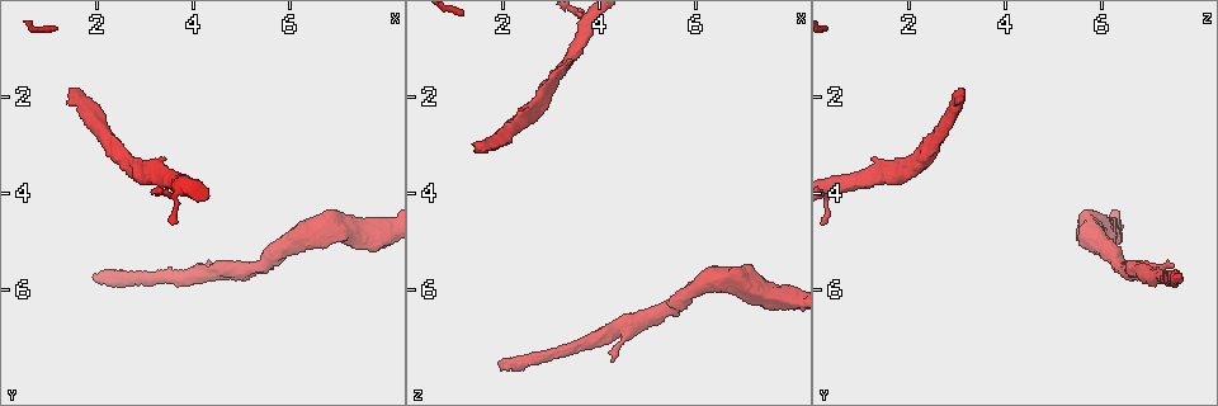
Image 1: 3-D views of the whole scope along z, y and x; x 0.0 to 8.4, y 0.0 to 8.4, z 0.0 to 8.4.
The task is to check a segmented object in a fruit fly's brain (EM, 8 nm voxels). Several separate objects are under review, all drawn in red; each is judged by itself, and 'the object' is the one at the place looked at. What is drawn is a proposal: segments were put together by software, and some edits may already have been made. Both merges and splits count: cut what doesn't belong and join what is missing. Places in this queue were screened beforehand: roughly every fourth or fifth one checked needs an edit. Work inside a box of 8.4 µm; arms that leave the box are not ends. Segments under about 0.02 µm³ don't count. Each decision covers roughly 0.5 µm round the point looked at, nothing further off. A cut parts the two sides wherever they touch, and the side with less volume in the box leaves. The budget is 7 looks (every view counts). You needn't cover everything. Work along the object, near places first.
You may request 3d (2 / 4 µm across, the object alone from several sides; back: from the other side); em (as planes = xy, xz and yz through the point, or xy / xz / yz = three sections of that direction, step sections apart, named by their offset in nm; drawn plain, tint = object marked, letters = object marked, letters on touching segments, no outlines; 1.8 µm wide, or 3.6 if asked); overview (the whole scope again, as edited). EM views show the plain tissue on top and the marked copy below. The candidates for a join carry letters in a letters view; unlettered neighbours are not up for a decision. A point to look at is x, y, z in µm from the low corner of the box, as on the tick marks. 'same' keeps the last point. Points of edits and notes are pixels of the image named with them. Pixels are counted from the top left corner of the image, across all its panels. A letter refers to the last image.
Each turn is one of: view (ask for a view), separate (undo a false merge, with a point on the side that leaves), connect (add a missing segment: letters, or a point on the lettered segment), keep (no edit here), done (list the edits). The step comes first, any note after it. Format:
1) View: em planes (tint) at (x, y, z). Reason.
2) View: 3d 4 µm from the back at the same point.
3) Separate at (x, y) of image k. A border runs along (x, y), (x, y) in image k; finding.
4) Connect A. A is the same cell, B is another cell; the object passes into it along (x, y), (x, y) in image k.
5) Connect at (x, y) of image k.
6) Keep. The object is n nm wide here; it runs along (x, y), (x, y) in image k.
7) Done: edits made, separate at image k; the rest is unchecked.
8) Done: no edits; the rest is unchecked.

View: 3d 2 µm at (1.40, 1.85, 3.15). An open end.

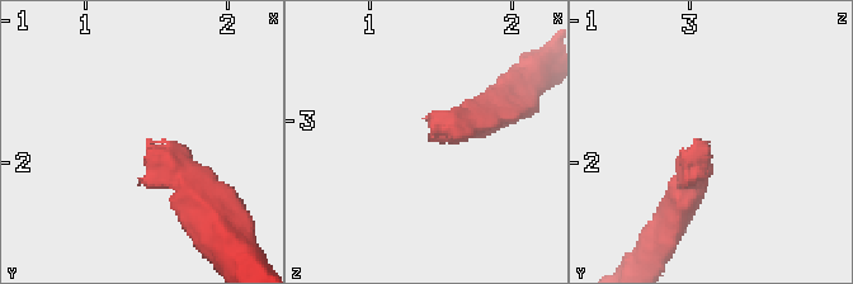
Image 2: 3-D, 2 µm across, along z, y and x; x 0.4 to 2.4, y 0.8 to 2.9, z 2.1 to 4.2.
View: em planes (letters) at (1.40, 1.84, 3.08).

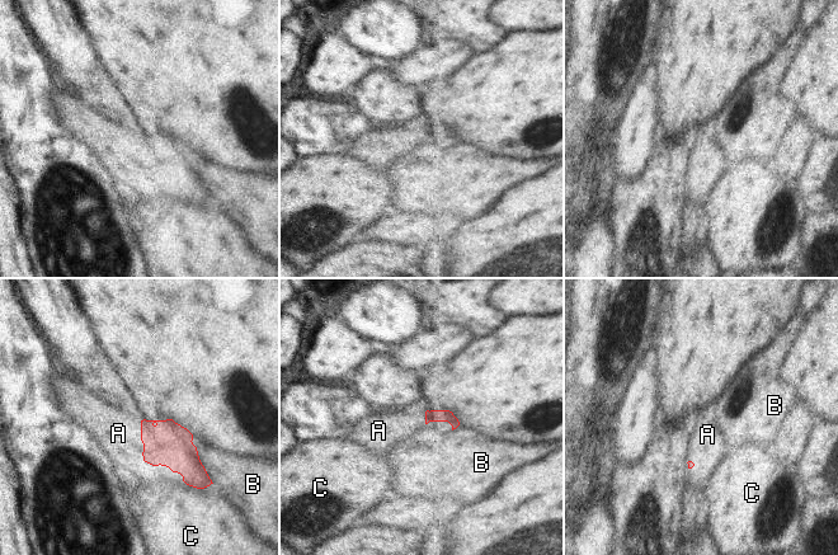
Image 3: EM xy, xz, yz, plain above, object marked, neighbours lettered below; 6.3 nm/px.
Connect A. The longest contact is with B, 260 nm; A is the same cell, B and C are other cells; the object passes into it along (168, 443), (141, 434), (118, 433) in image 3; it goes on there.

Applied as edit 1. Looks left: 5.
View: overview. Redraw.

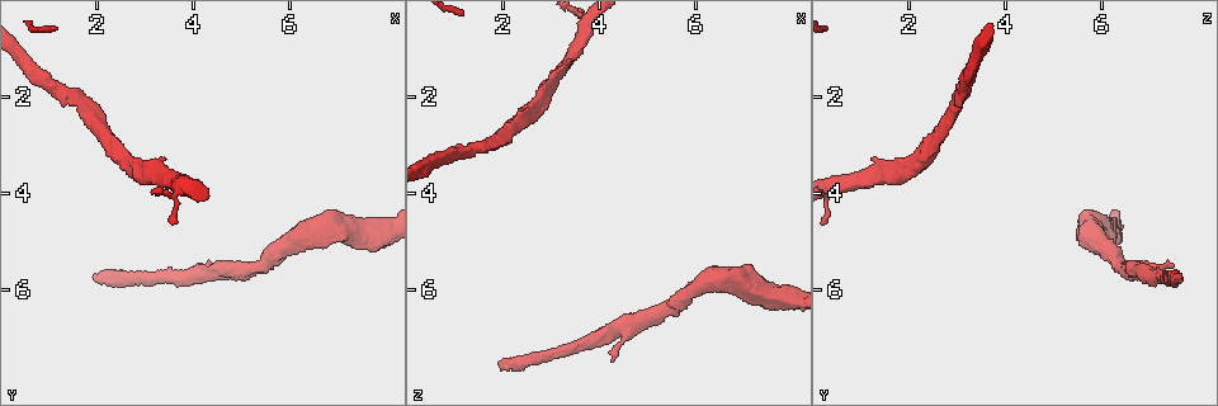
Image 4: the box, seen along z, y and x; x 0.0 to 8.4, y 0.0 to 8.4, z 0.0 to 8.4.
View: em xz step 8 (letters) at (1.90, 5.75, 7.60). Branch stops here.

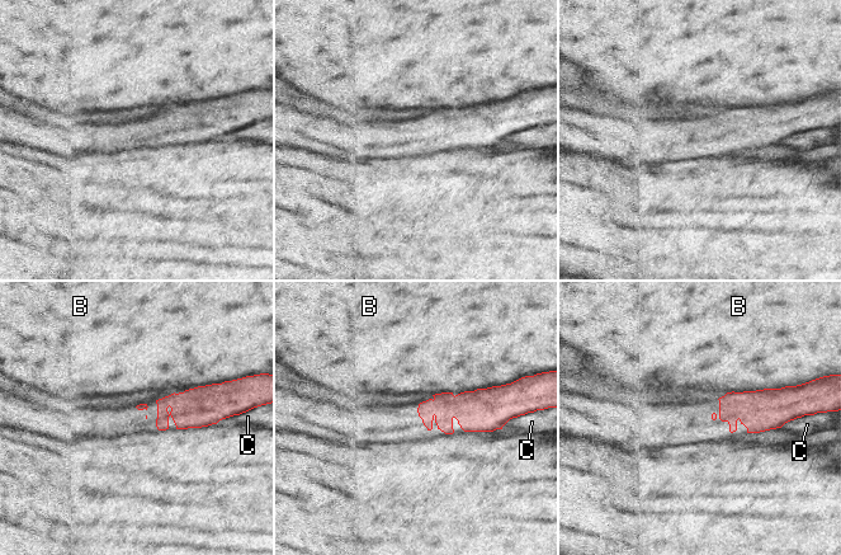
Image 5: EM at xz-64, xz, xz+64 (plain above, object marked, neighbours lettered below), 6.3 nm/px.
View: em planes (letters) at the same point. Another direction.

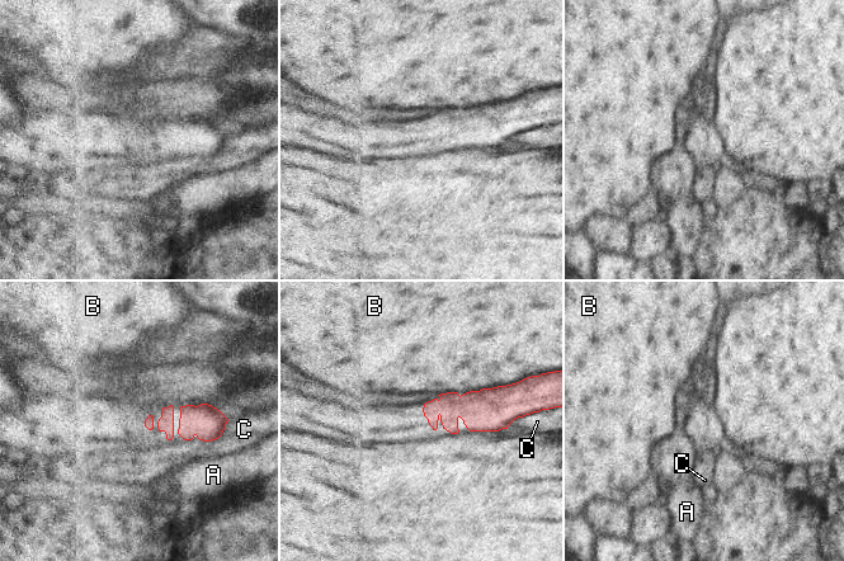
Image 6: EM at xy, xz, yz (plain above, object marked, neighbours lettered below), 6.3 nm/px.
Keep. The longest contact is with B, 240 nm; A, B and C are other cells; a border runs along (225, 427), (215, 439), (198, 439) in image 6; no lettered segment goes on from it.

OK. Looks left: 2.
View: em xy step 4 (tint) at (4.25, 5.45, 7.55).

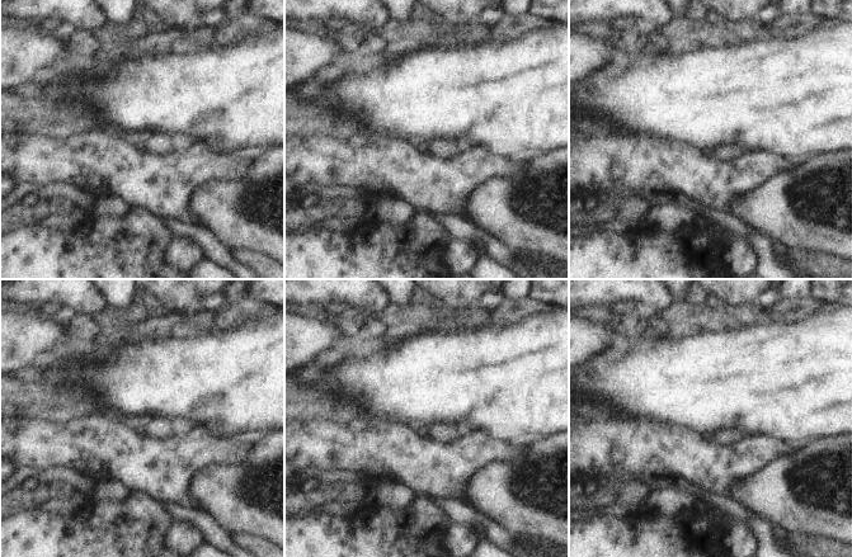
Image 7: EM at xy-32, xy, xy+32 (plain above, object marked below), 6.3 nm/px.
View: em planes (letters) at the same point.

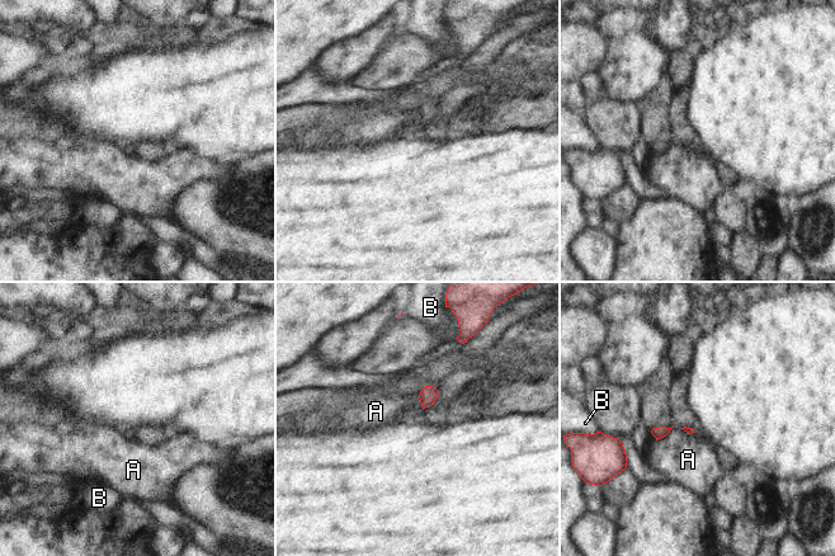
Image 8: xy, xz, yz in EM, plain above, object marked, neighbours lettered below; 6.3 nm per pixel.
Keep. A and B are other cells; a border runs along (674, 427), (656, 441) in image 8; none of them fits.

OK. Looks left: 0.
Done: edits made, connect at image 3; the rest is unchecked.

